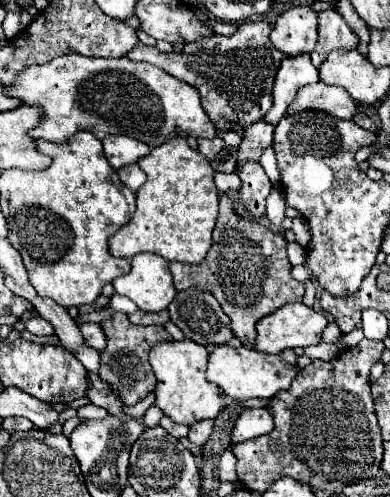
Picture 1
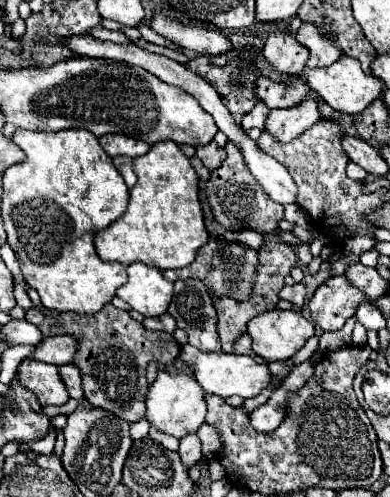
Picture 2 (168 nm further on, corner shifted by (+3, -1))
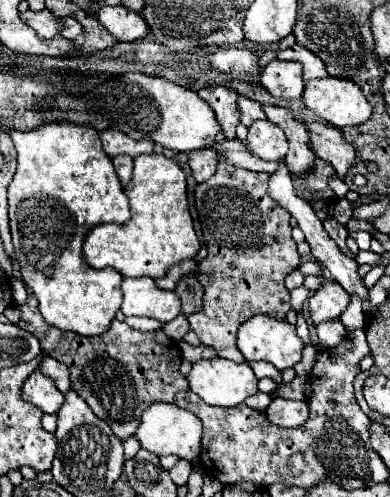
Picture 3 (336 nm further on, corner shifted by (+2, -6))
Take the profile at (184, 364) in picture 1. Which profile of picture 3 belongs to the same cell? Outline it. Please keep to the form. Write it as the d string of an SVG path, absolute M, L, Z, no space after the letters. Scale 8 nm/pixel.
M151 404L141 416L141 424L135 432L135 438L139 440L141 448L149 450L155 456L167 456L175 454L179 458L185 458L189 462L197 462L201 452L201 426L199 418L193 416L193 412L187 412L185 408L179 408L175 404Z

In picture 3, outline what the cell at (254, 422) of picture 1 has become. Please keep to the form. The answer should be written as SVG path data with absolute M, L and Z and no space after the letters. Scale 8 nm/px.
M273 398L271 406L267 408L265 414L267 414L269 422L273 422L281 428L299 428L309 418L309 406L305 402Z

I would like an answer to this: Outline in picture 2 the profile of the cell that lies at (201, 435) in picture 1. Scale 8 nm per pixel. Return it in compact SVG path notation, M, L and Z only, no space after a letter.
M190 433L190 435L182 437L178 453L180 453L182 463L186 463L188 467L192 467L194 463L198 463L202 459L202 441L198 439L198 435Z

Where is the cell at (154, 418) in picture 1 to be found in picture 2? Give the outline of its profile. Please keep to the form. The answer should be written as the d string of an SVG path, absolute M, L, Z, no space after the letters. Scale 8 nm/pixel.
M140 419L138 423L130 425L130 435L132 435L132 439L142 439L142 437L148 435L148 429L150 429L150 421L148 419Z

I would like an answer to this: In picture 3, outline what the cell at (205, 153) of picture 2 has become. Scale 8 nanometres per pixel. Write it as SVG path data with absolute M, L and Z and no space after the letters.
M207 148L189 152L189 168L191 168L197 184L209 180L215 174L215 168L217 168L215 152L207 152Z

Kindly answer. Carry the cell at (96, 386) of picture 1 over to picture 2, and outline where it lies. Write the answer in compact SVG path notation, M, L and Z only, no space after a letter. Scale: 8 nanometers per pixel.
M62 365L60 375L68 387L70 397L74 399L84 399L84 389L82 389L82 375L76 365Z

